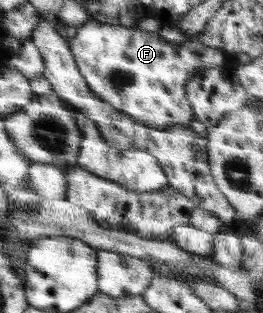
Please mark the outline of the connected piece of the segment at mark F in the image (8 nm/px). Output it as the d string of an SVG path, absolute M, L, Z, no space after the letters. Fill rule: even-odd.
M89 20L77 28L76 35L67 40L76 65L88 87L114 109L149 127L186 127L195 120L195 109L186 94L186 85L204 68L218 68L227 62L220 48L206 46L196 39L187 40L181 46L164 41L157 32L148 32L130 26Z

